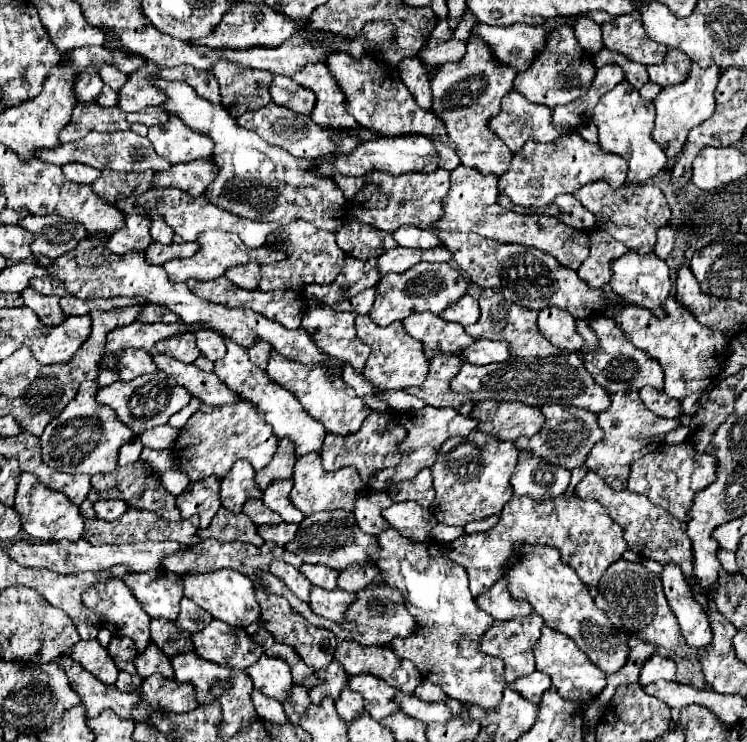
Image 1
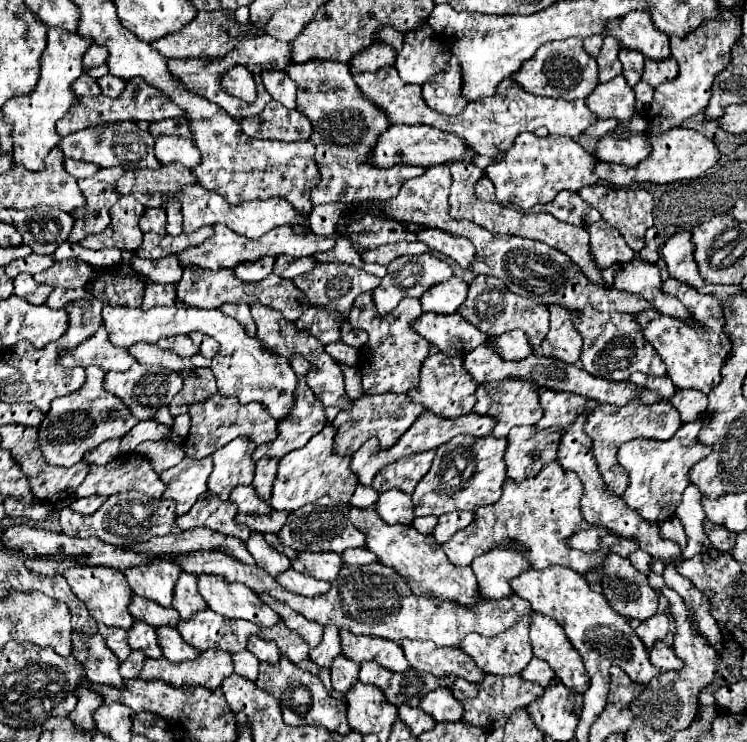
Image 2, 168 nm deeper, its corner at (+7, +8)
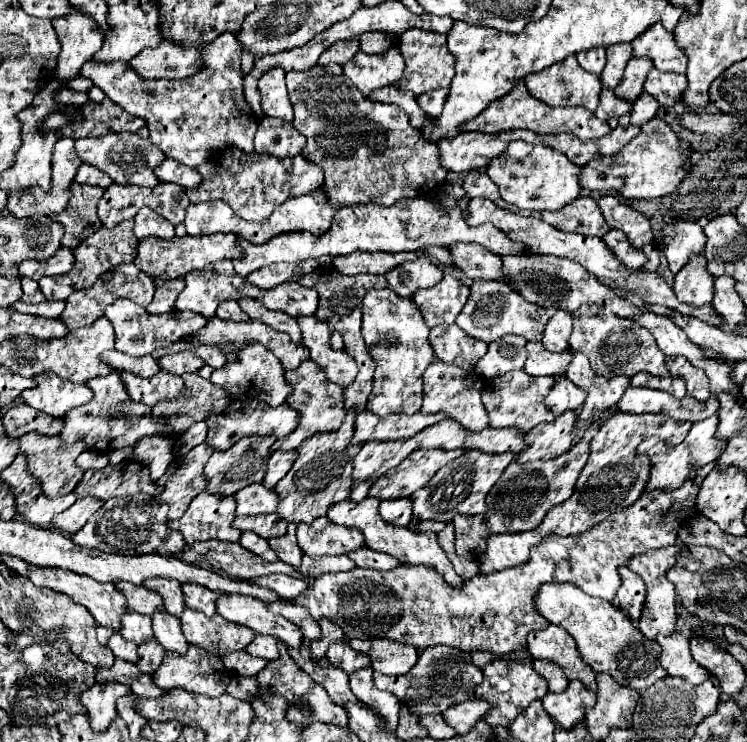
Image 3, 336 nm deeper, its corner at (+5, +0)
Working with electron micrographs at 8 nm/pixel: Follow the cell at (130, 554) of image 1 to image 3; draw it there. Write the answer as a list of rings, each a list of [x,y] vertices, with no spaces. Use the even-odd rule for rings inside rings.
[[[203,540],[203,542],[185,544],[183,562],[199,564],[201,568],[207,568],[213,572],[225,572],[227,576],[237,578],[237,580],[251,580],[251,578],[273,574],[273,572],[291,574],[291,576],[309,580],[309,576],[301,576],[293,566],[289,566],[281,560],[277,560],[273,564],[265,562],[235,542]]]

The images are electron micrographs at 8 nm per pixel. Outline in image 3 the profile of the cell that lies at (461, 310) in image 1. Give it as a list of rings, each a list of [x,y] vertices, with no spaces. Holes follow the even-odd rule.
[[[445,274],[445,278],[437,286],[415,292],[411,300],[419,306],[427,326],[433,328],[441,324],[453,324],[463,304],[467,302],[467,296],[469,288],[451,274]]]

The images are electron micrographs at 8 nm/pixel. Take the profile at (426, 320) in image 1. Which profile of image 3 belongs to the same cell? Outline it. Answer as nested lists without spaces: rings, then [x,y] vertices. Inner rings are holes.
[[[457,324],[431,328],[429,342],[441,362],[463,370],[473,370],[477,360],[487,352],[487,344],[483,340],[467,336]]]

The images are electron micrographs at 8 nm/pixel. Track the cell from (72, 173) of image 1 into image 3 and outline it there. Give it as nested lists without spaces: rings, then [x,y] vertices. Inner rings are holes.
[[[81,164],[81,166],[79,166],[79,170],[77,170],[77,174],[75,174],[75,180],[77,180],[79,184],[101,186],[101,188],[107,188],[107,186],[113,184],[113,180],[111,180],[107,174],[103,174],[101,170],[97,170],[97,168],[89,166],[89,164]]]

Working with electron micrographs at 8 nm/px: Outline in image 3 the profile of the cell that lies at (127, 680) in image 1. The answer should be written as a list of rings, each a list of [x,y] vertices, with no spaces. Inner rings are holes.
[[[151,638],[151,640],[145,642],[143,646],[139,646],[137,654],[139,654],[139,660],[137,660],[139,670],[141,670],[143,674],[153,674],[155,668],[159,668],[165,650],[161,648],[161,644],[159,644],[157,640]]]

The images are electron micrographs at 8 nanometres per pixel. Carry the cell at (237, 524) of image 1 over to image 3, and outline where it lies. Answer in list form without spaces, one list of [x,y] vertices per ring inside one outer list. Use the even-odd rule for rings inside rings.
[[[201,492],[179,520],[169,520],[171,528],[183,532],[187,542],[195,540],[231,540],[237,542],[241,530],[233,528],[235,500],[219,494]]]

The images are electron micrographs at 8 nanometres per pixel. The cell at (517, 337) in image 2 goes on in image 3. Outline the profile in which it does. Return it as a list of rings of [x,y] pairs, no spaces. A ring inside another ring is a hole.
[[[527,342],[527,362],[523,370],[531,376],[553,376],[563,374],[571,360],[571,352],[551,354],[541,342]]]

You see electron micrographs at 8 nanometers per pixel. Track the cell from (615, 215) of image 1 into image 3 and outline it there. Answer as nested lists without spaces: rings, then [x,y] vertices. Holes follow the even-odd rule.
[[[601,196],[597,200],[597,204],[603,212],[605,222],[611,228],[623,230],[633,248],[639,250],[647,242],[653,242],[653,232],[651,232],[649,220],[641,212],[637,212],[635,208],[631,208],[627,204],[621,204],[615,196]]]

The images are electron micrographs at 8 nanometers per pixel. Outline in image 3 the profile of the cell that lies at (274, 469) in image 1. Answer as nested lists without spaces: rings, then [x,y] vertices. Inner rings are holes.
[[[303,360],[303,364],[299,364],[299,368],[287,370],[285,380],[293,386],[293,392],[287,398],[287,404],[293,406],[299,412],[299,424],[287,438],[277,440],[271,446],[271,452],[275,452],[275,450],[291,452],[291,450],[297,450],[297,446],[303,440],[307,440],[307,438],[311,438],[311,436],[315,436],[319,432],[335,432],[341,426],[341,422],[343,422],[345,414],[347,414],[345,404],[343,404],[343,388],[329,382],[327,376],[323,374],[323,370],[313,360]]]

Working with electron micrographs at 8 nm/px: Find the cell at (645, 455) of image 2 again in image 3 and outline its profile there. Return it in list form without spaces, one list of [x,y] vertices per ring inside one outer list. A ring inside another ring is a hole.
[[[711,416],[707,420],[693,424],[687,438],[679,446],[667,446],[663,440],[659,440],[655,436],[643,440],[637,448],[637,456],[645,454],[651,460],[651,472],[649,472],[649,482],[647,482],[645,492],[651,492],[651,490],[657,490],[657,488],[671,492],[671,490],[679,488],[685,480],[689,480],[691,470],[699,470],[705,464],[717,460],[721,456],[721,452],[725,450],[725,442],[715,438],[715,428],[717,428],[717,416]]]

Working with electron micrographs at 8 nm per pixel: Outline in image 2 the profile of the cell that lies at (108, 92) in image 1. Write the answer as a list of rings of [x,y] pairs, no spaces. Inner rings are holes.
[[[81,74],[75,82],[73,82],[73,92],[75,96],[99,96],[101,94],[101,88],[97,88],[97,80],[87,76],[87,74]]]

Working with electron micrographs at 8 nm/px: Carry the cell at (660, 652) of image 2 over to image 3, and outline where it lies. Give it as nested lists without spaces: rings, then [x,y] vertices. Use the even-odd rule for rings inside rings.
[[[657,636],[657,644],[661,646],[659,662],[669,676],[681,676],[691,684],[701,684],[709,678],[709,672],[693,660],[689,652],[689,640],[685,636]]]

